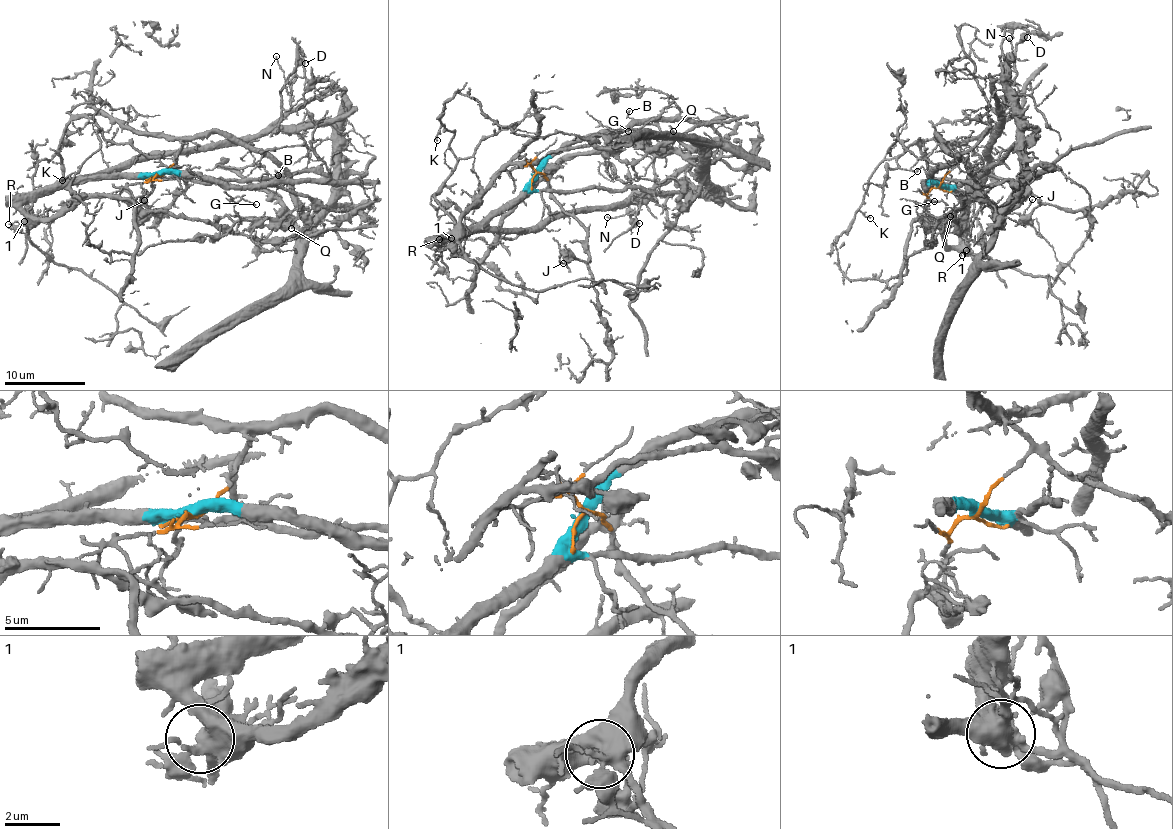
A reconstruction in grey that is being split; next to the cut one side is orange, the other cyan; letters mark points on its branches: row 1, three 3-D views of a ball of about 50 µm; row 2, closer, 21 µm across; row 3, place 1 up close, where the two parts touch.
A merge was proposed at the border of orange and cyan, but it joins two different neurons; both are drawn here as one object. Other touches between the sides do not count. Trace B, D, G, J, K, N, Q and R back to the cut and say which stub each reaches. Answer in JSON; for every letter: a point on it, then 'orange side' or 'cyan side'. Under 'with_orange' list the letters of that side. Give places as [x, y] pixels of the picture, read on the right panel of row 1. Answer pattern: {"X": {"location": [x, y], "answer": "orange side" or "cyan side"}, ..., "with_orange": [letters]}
{"B": {"location": [917, 171], "answer": "cyan side"}, "D": {"location": [1027, 37], "answer": "cyan side"}, "G": {"location": [934, 201], "answer": "orange side"}, "J": {"location": [1032, 199], "answer": "orange side"}, "K": {"location": [870, 218], "answer": "cyan side"}, "N": {"location": [1009, 38], "answer": "cyan side"}, "Q": {"location": [950, 216], "answer": "orange side"}, "R": {"location": [962, 255], "answer": "cyan side"}, "with_orange": ["G", "J", "Q"]}

